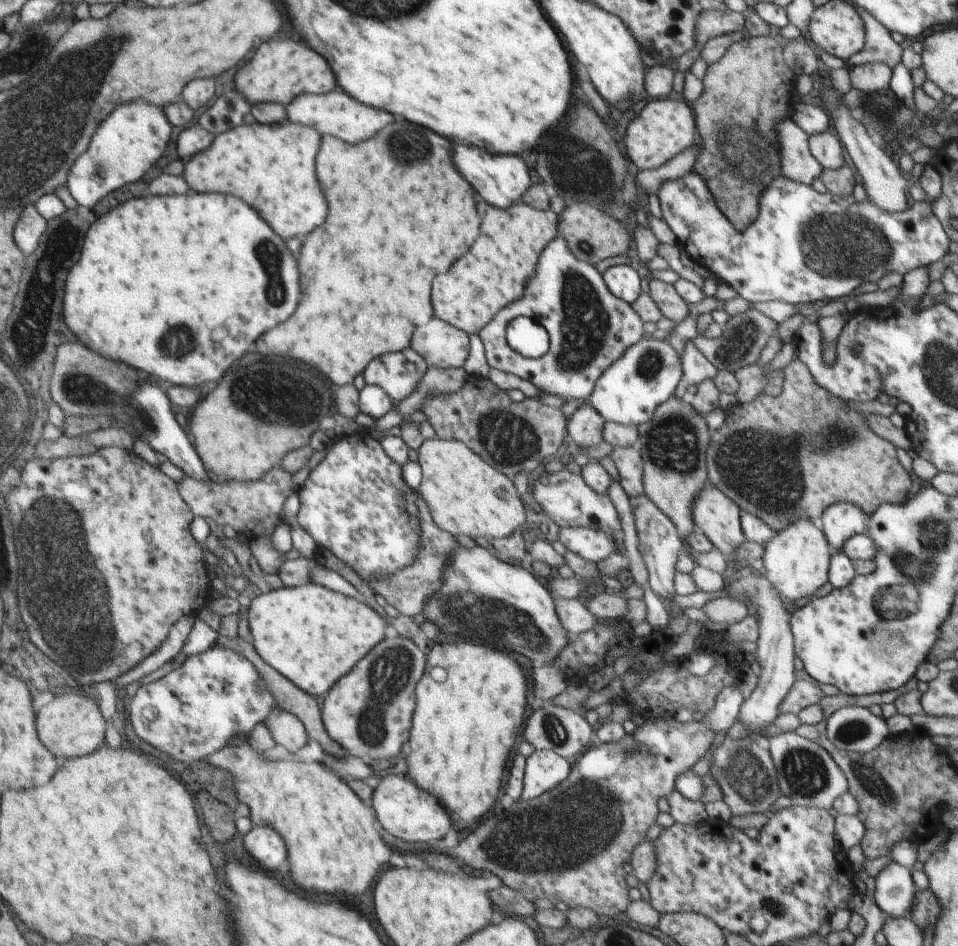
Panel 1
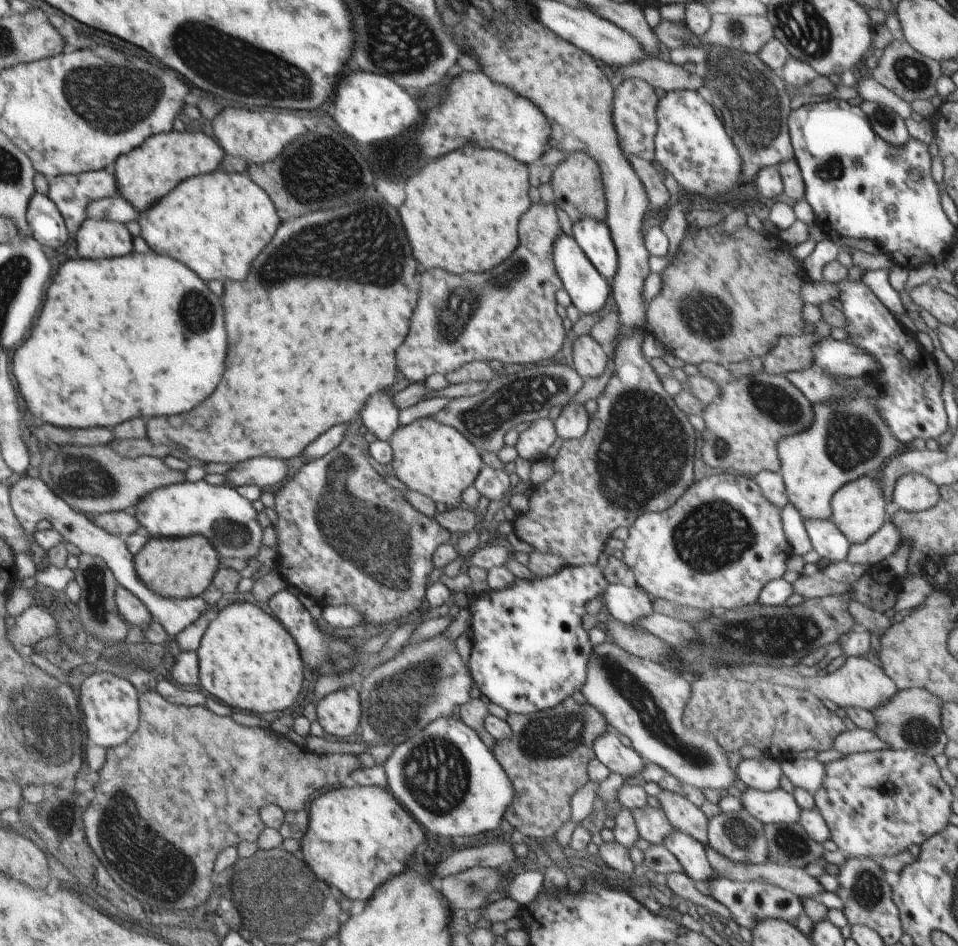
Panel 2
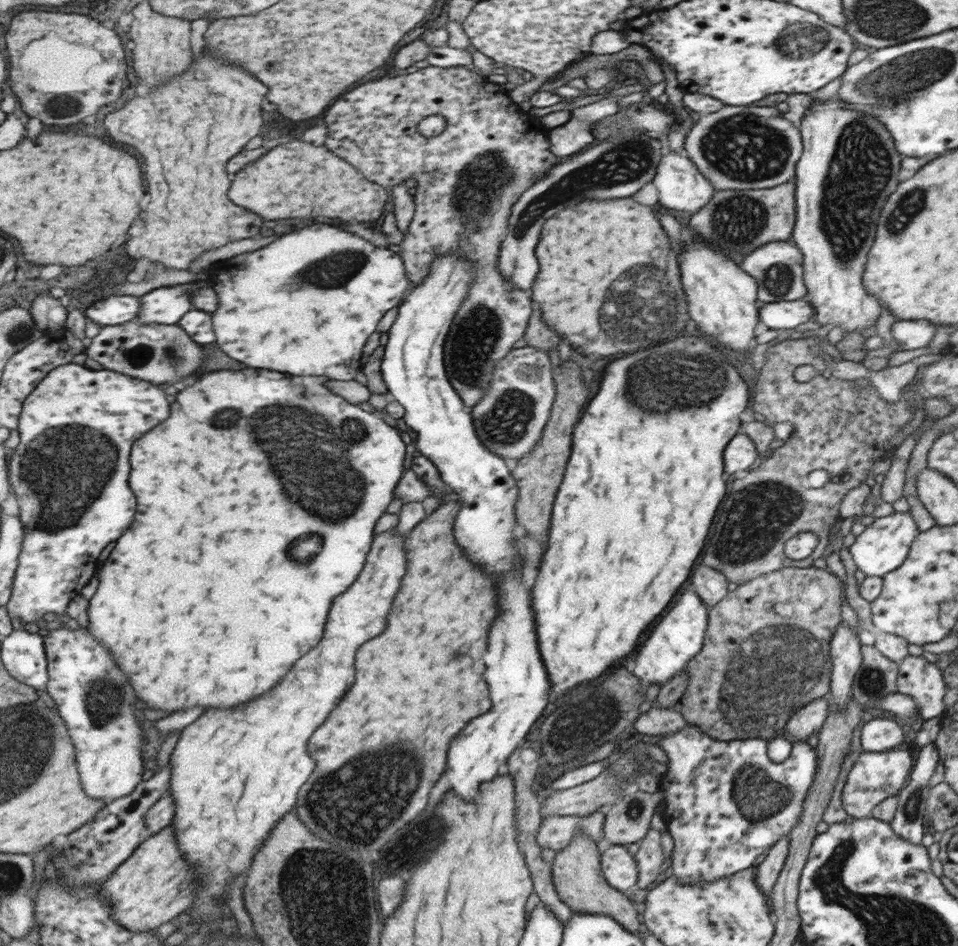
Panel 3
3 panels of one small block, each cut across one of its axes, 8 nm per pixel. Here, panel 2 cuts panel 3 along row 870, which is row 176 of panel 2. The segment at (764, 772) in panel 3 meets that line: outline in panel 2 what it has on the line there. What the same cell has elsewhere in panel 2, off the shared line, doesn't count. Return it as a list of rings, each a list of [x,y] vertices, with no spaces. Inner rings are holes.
[[[696,90],[668,91],[656,106],[658,132],[655,136],[655,161],[670,172],[687,193],[704,197],[713,208],[731,210],[735,194],[744,184],[742,156],[712,105]]]

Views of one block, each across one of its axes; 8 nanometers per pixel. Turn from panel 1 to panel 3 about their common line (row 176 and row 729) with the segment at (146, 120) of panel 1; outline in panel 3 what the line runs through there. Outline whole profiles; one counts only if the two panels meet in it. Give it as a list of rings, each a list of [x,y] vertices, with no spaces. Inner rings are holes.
[[[63,626],[59,629],[52,631],[43,632],[43,643],[45,644],[45,653],[47,656],[47,691],[49,695],[53,698],[57,706],[57,713],[61,715],[61,718],[65,725],[68,727],[69,734],[74,734],[74,742],[78,742],[78,760],[77,766],[82,766],[82,780],[81,782],[86,782],[86,790],[90,790],[90,798],[99,798],[103,800],[106,805],[108,803],[117,801],[118,798],[128,796],[128,794],[133,793],[138,785],[142,782],[142,776],[144,776],[144,762],[140,758],[140,746],[142,746],[142,728],[136,724],[136,718],[134,718],[134,690],[132,686],[128,684],[128,678],[120,672],[120,668],[114,664],[112,656],[108,654],[108,649],[97,637],[94,637],[90,631],[82,627],[79,628],[64,628]]]

